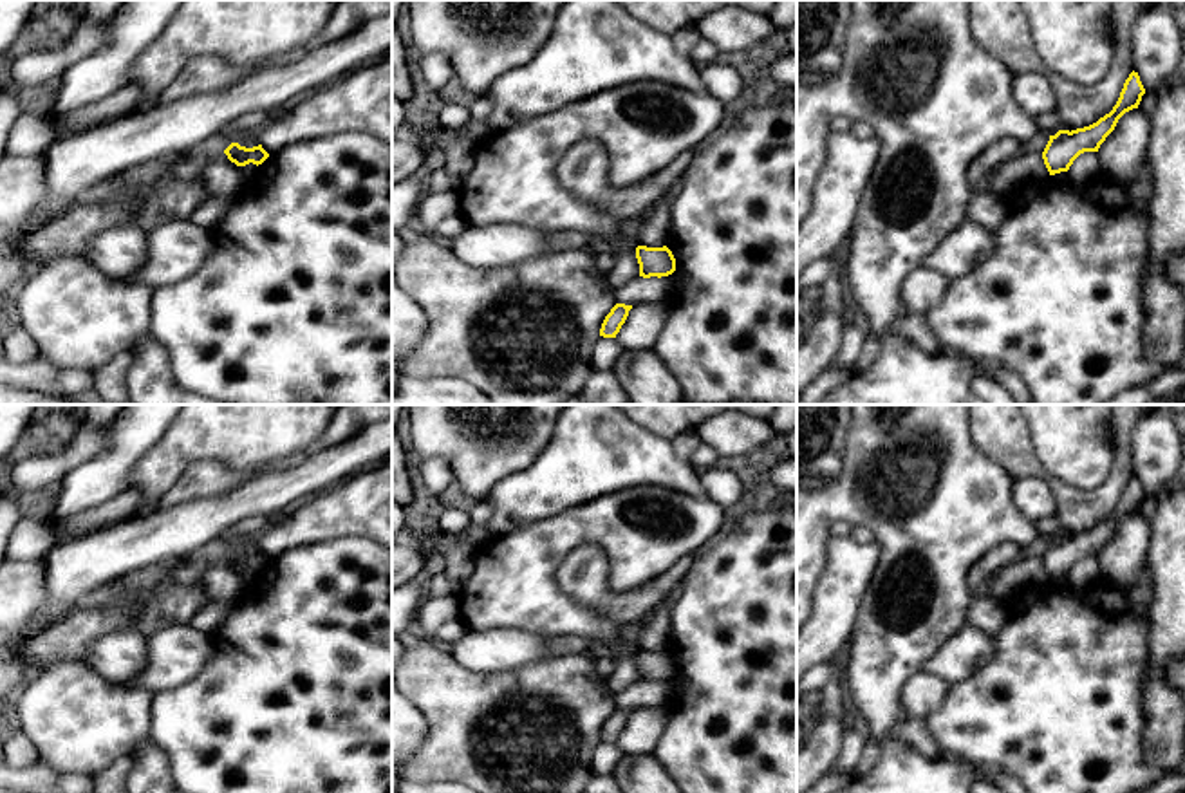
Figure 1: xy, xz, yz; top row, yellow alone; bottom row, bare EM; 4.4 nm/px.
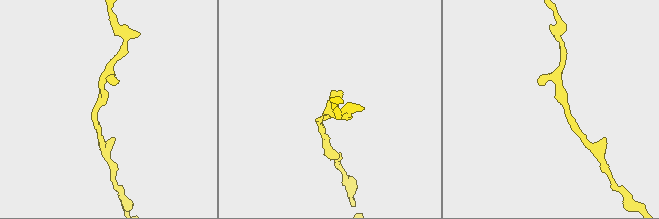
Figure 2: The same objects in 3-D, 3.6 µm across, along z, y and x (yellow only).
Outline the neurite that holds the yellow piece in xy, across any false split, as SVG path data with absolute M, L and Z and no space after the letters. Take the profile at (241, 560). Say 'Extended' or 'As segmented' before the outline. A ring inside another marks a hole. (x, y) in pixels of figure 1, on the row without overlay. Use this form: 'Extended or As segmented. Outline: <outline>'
As segmented. Outline: M231 547L224 555L224 558L237 571L246 571L249 567L258 571L258 569L262 569L269 562L269 558L262 553L262 549L253 551L253 553L246 553L246 551L240 551L238 547Z

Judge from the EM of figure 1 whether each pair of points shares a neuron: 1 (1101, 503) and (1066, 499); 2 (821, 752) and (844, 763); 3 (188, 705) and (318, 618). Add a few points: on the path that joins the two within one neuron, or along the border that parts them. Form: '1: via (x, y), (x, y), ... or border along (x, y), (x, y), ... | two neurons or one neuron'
1: via (1091, 503), (1075, 503) | one neuron
2: border along (848, 721), (842, 732), (842, 748), (830, 770) | two neurons
3: via (221, 705), (232, 705), (286, 651) | one neuron

